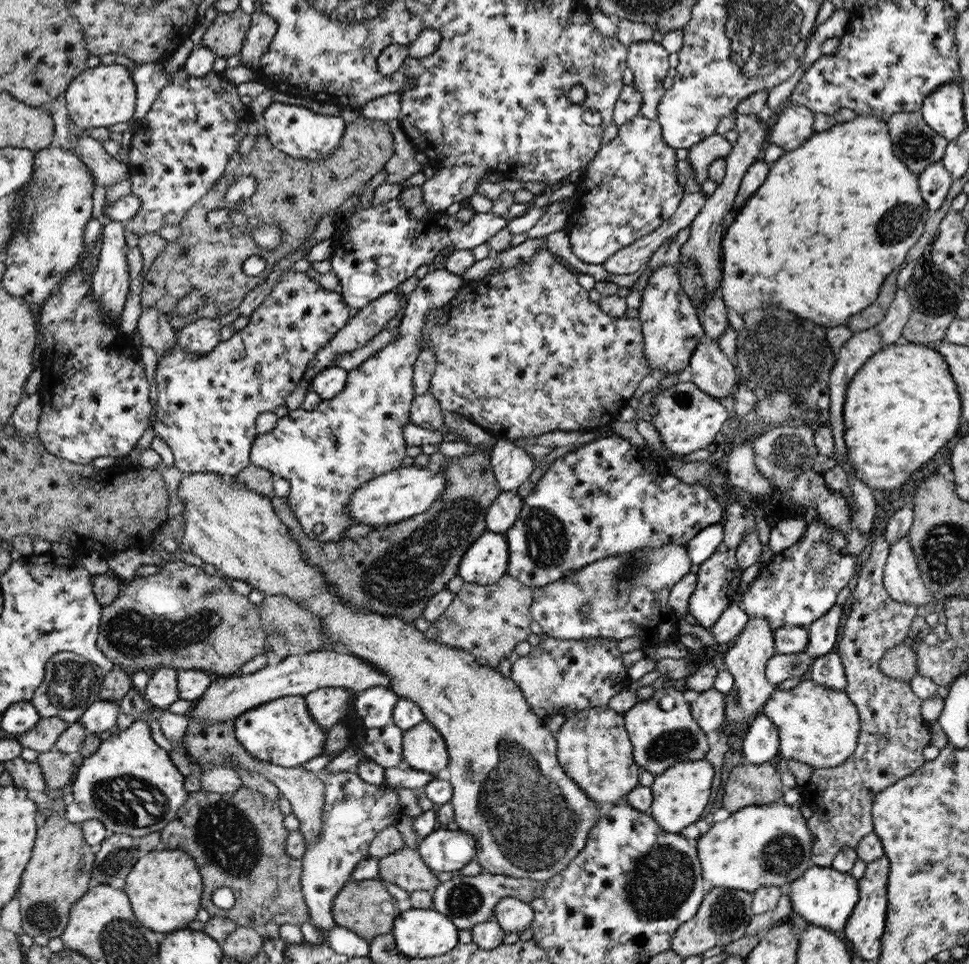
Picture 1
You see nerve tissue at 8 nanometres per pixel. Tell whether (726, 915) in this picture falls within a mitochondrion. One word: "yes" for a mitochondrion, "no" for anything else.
yes

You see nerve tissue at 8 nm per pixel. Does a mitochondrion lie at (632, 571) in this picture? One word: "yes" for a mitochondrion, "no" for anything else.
yes

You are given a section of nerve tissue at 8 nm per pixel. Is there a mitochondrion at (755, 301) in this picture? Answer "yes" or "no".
yes

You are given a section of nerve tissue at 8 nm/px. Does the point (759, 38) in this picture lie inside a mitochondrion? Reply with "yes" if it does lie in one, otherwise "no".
yes

